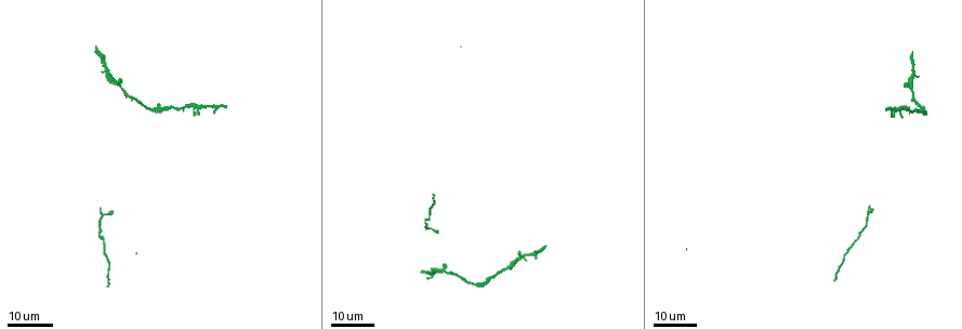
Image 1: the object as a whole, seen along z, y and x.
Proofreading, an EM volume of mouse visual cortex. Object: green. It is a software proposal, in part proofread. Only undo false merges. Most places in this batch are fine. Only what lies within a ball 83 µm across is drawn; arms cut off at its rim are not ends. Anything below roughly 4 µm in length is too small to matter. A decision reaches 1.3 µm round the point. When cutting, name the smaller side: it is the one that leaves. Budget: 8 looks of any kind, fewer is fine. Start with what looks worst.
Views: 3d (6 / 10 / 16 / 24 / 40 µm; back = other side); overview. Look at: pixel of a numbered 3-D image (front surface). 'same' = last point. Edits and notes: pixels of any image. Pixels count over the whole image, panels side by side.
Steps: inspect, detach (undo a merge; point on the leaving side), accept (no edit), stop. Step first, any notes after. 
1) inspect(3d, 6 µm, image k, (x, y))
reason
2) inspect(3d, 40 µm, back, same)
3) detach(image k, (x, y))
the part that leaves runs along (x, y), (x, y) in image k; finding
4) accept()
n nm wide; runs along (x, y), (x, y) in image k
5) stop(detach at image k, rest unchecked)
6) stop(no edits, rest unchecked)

inspect(3d, 24 µm, image 1, (103, 215))
three arms meet

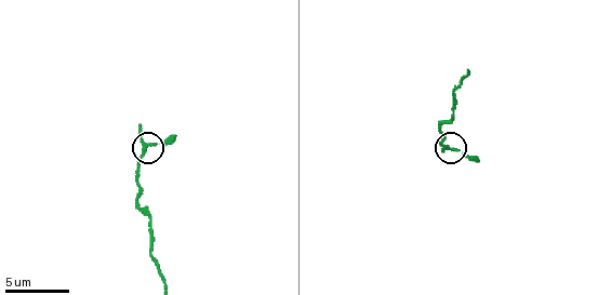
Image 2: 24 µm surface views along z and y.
inspect(3d, 6 µm, image 2, (458, 151))

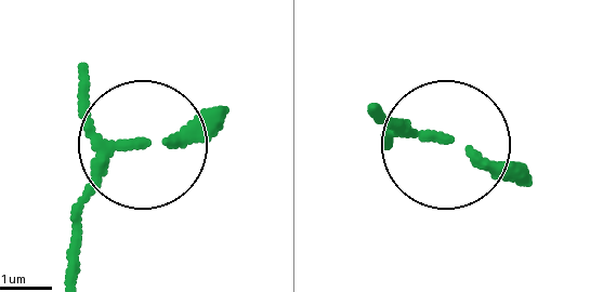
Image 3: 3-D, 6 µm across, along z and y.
accept()
runs along (74, 204), (108, 157), (143, 145) in image 3; one cell here

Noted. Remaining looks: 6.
inspect(3d, 16 µm, image 1, (470, 283))

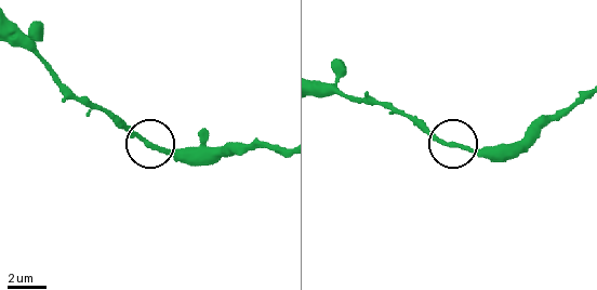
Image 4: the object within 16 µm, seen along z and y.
inspect(3d, 6 µm, image 4, (154, 146))

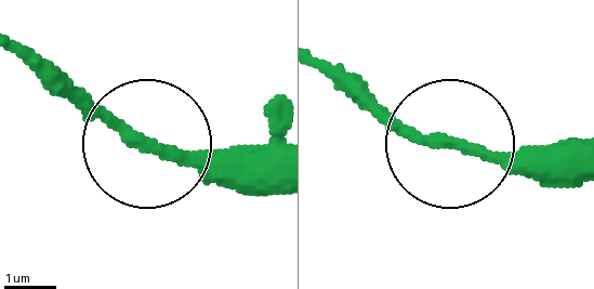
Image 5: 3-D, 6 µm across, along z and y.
inspect(3d, 6 µm, back, image 5, (151, 147))
other side

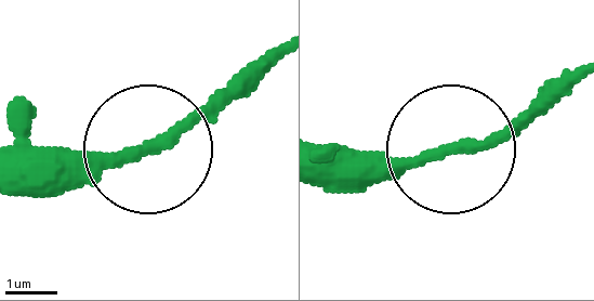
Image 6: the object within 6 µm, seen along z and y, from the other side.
accept()
side arm 20 µm; one cell here

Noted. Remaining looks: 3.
inspect(3d, 16 µm, image 1, (446, 271))
three-way junction

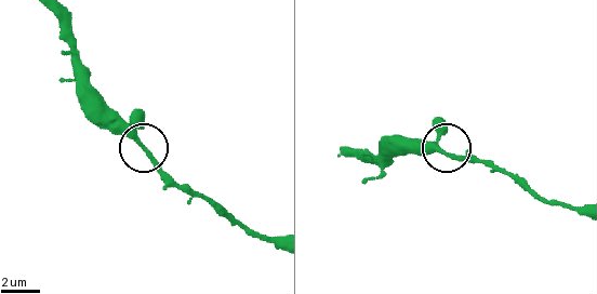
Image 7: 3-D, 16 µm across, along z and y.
inspect(3d, 10 µm, image 7, (137, 137))

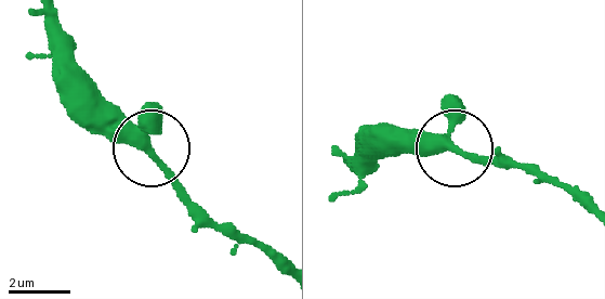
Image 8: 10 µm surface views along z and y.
accept()
all the same cell

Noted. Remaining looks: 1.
stop(no edits, rest unchecked)

